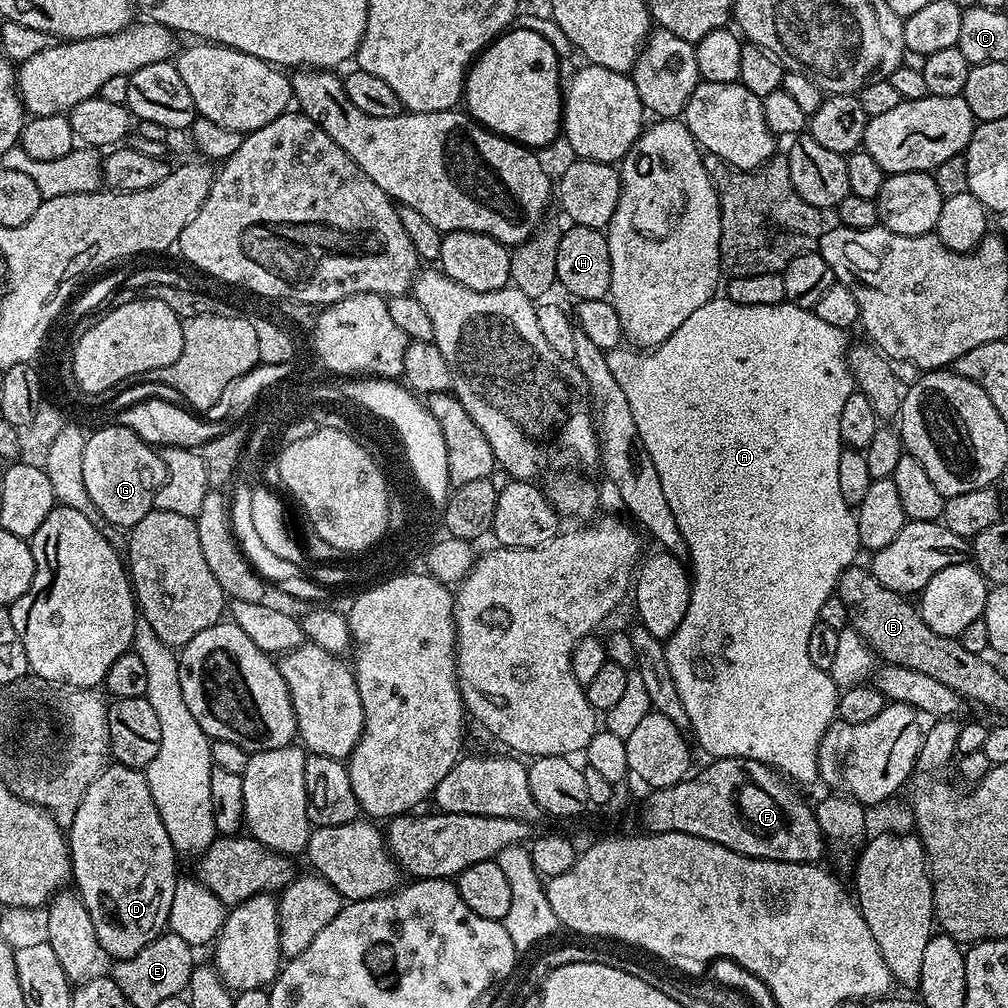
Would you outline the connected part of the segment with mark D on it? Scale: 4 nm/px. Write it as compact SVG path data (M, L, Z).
M113 763L104 769L78 806L74 822L67 829L66 839L72 857L71 879L80 900L90 910L90 922L94 922L94 934L100 943L101 953L116 960L125 960L142 946L154 942L154 938L164 935L170 918L170 902L174 902L174 890L178 883L176 876L176 847L162 826L158 806L150 794L147 775L141 769L128 768L124 764Z

